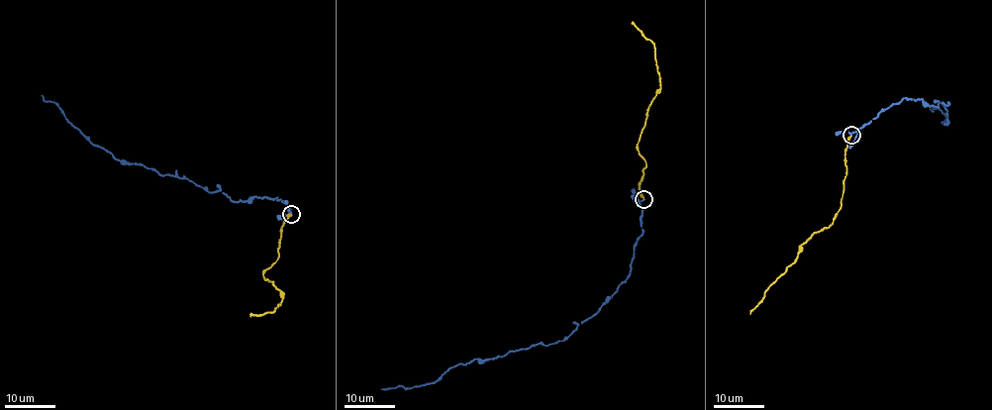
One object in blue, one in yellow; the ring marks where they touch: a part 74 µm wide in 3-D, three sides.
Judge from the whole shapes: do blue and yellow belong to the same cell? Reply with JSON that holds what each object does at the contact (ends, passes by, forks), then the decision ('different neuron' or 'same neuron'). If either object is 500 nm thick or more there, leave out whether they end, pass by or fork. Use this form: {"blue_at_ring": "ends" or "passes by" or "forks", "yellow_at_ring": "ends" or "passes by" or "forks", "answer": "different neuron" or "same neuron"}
{"blue_at_ring": "passes by", "yellow_at_ring": "ends", "answer": "same neuron"}

